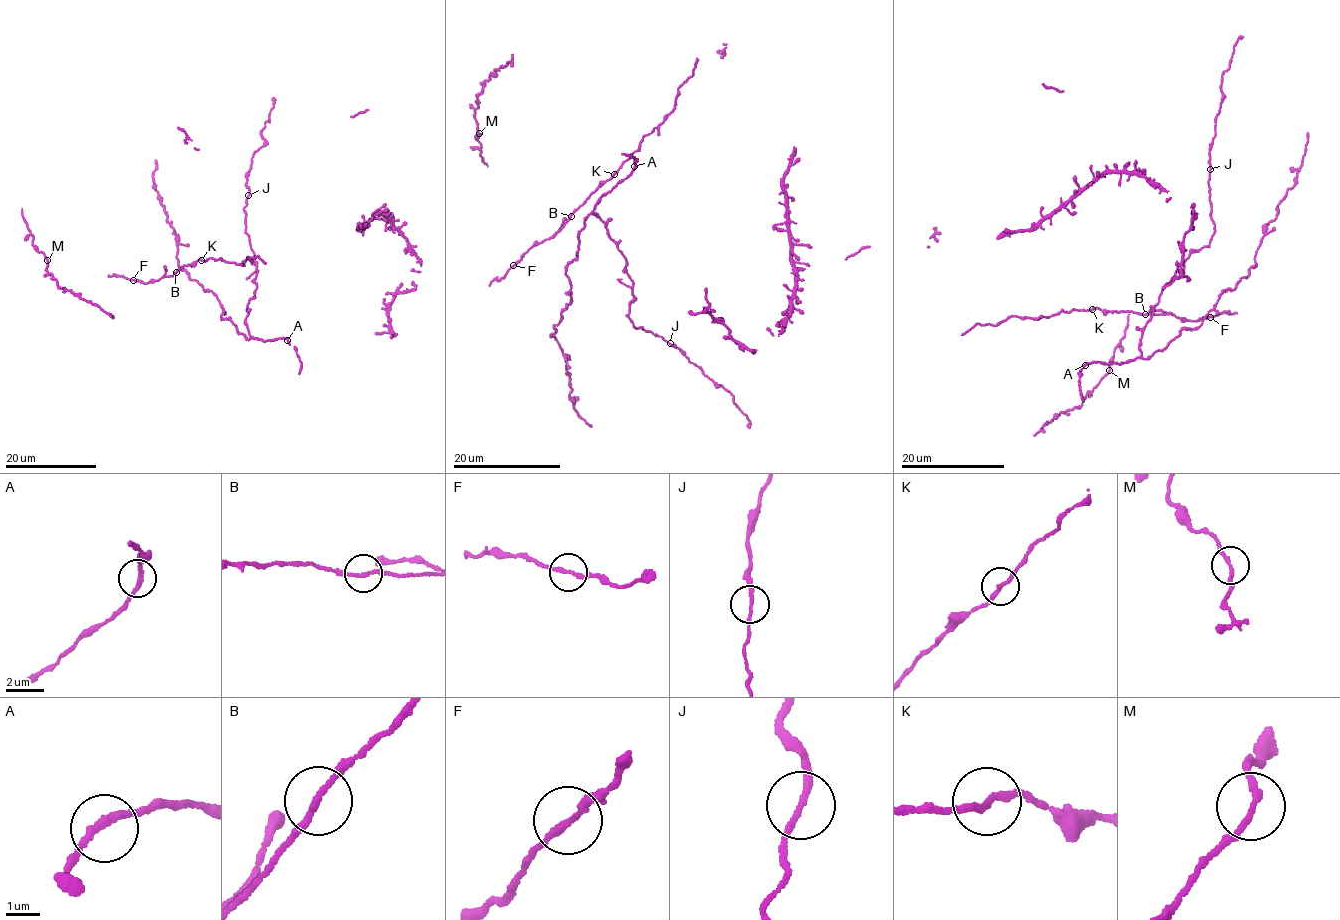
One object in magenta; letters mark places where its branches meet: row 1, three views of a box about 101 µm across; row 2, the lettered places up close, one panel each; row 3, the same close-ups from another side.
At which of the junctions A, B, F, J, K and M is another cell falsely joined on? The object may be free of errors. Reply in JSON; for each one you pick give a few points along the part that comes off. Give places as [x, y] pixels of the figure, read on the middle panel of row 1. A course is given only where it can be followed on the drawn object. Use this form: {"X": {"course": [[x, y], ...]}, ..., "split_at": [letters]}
{"split_at": []}

